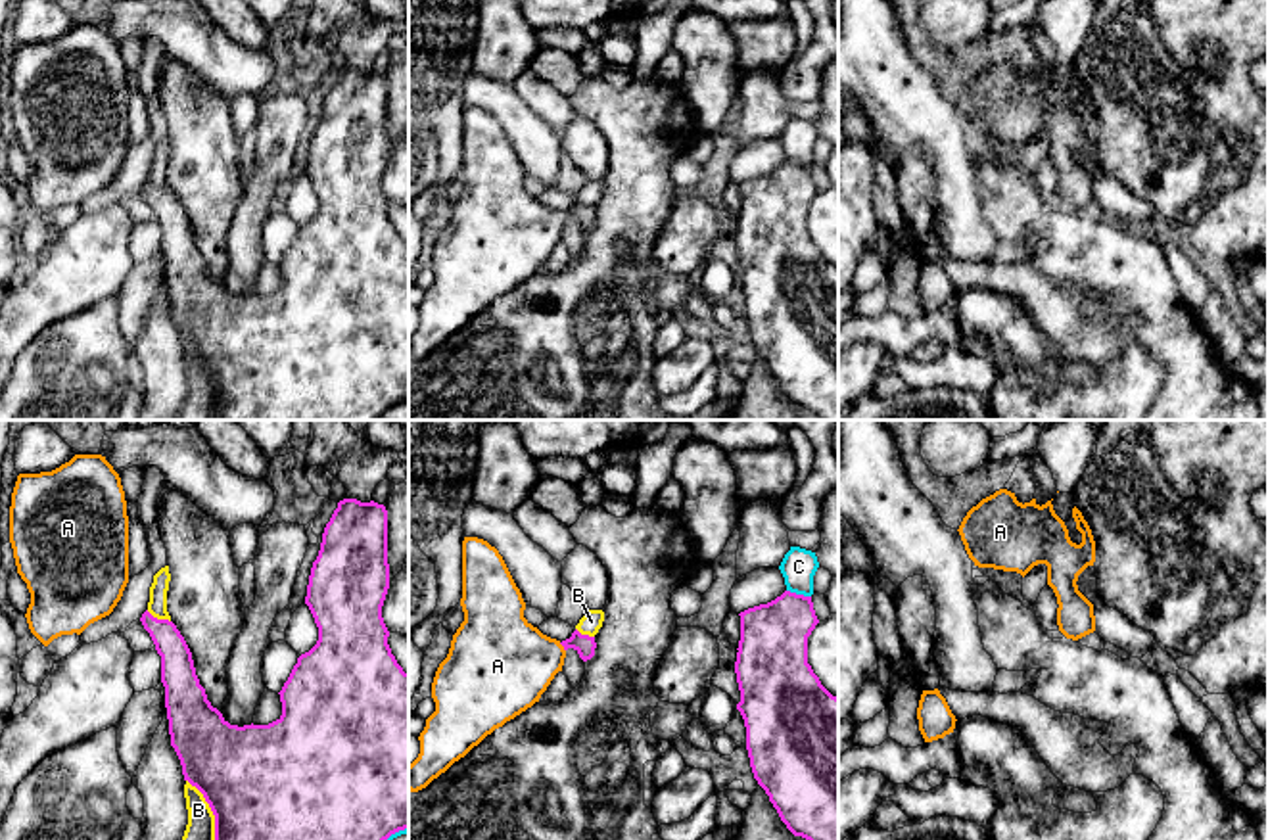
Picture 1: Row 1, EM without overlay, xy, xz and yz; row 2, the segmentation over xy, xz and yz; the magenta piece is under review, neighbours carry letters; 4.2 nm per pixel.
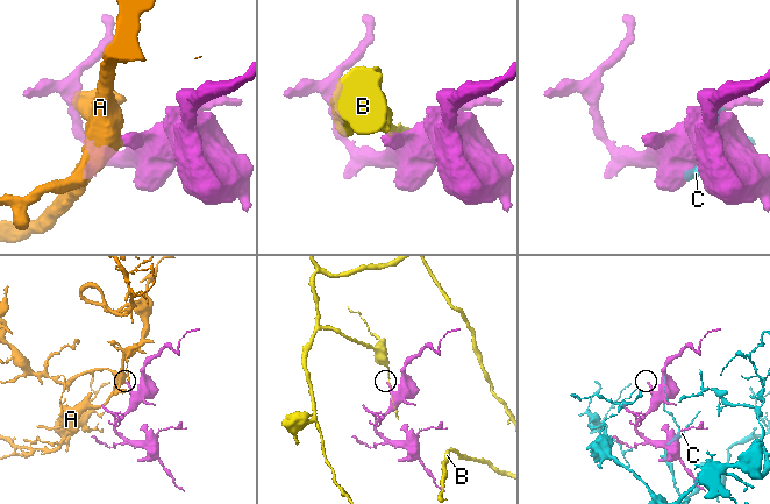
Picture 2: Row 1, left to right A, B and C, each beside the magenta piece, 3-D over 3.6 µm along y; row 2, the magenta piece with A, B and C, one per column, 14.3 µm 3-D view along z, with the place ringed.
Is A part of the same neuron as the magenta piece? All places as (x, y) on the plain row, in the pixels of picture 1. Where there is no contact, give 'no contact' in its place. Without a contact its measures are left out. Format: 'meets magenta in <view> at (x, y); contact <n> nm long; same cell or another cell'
meets magenta in xz at (563, 215); contact 50 nm long; same cell

